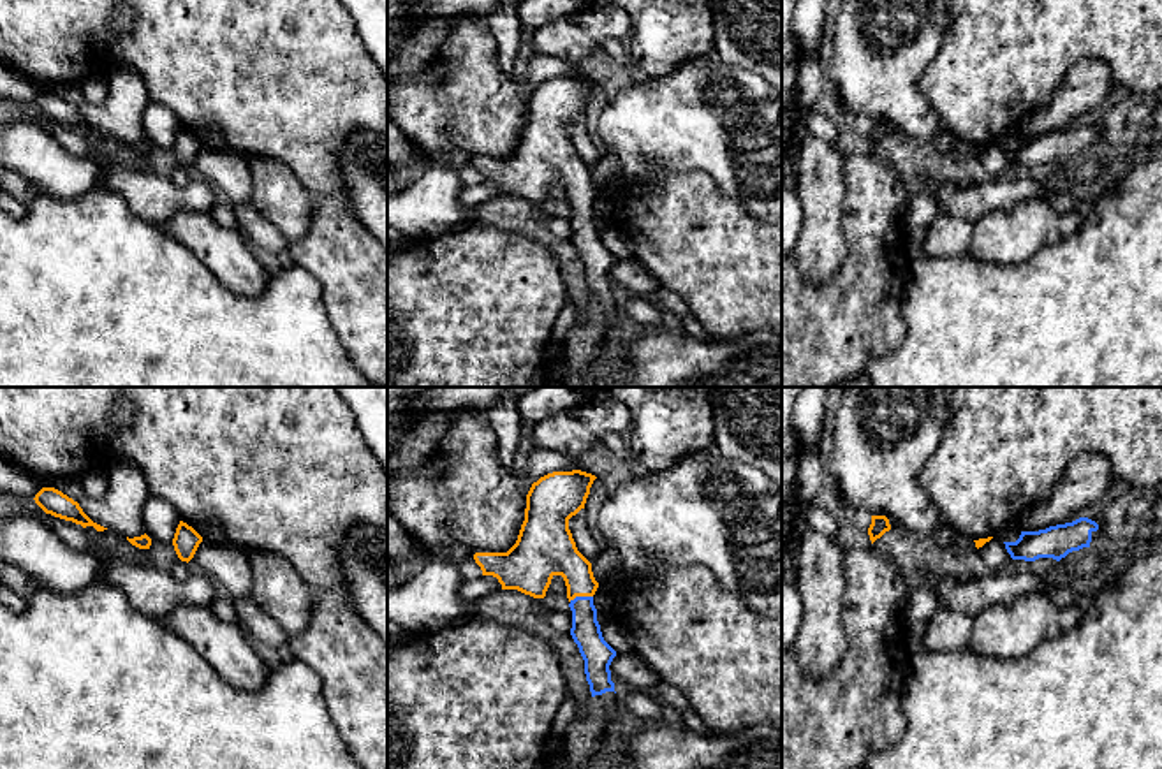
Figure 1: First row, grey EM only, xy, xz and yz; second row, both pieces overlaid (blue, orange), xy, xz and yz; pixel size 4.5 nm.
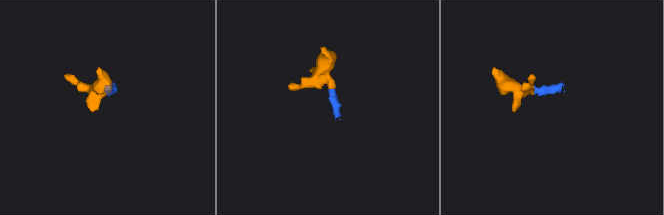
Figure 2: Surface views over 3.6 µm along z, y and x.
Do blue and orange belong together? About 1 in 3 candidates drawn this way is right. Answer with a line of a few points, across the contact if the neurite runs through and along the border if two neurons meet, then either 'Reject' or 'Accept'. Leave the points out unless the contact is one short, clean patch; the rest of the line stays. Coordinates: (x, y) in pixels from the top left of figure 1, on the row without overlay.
Accept

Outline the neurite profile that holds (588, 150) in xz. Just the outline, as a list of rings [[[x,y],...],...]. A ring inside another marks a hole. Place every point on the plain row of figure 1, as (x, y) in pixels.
[[[585,114],[569,125],[569,135],[576,148],[577,157],[592,169],[593,164],[604,155],[602,146],[588,134]]]

